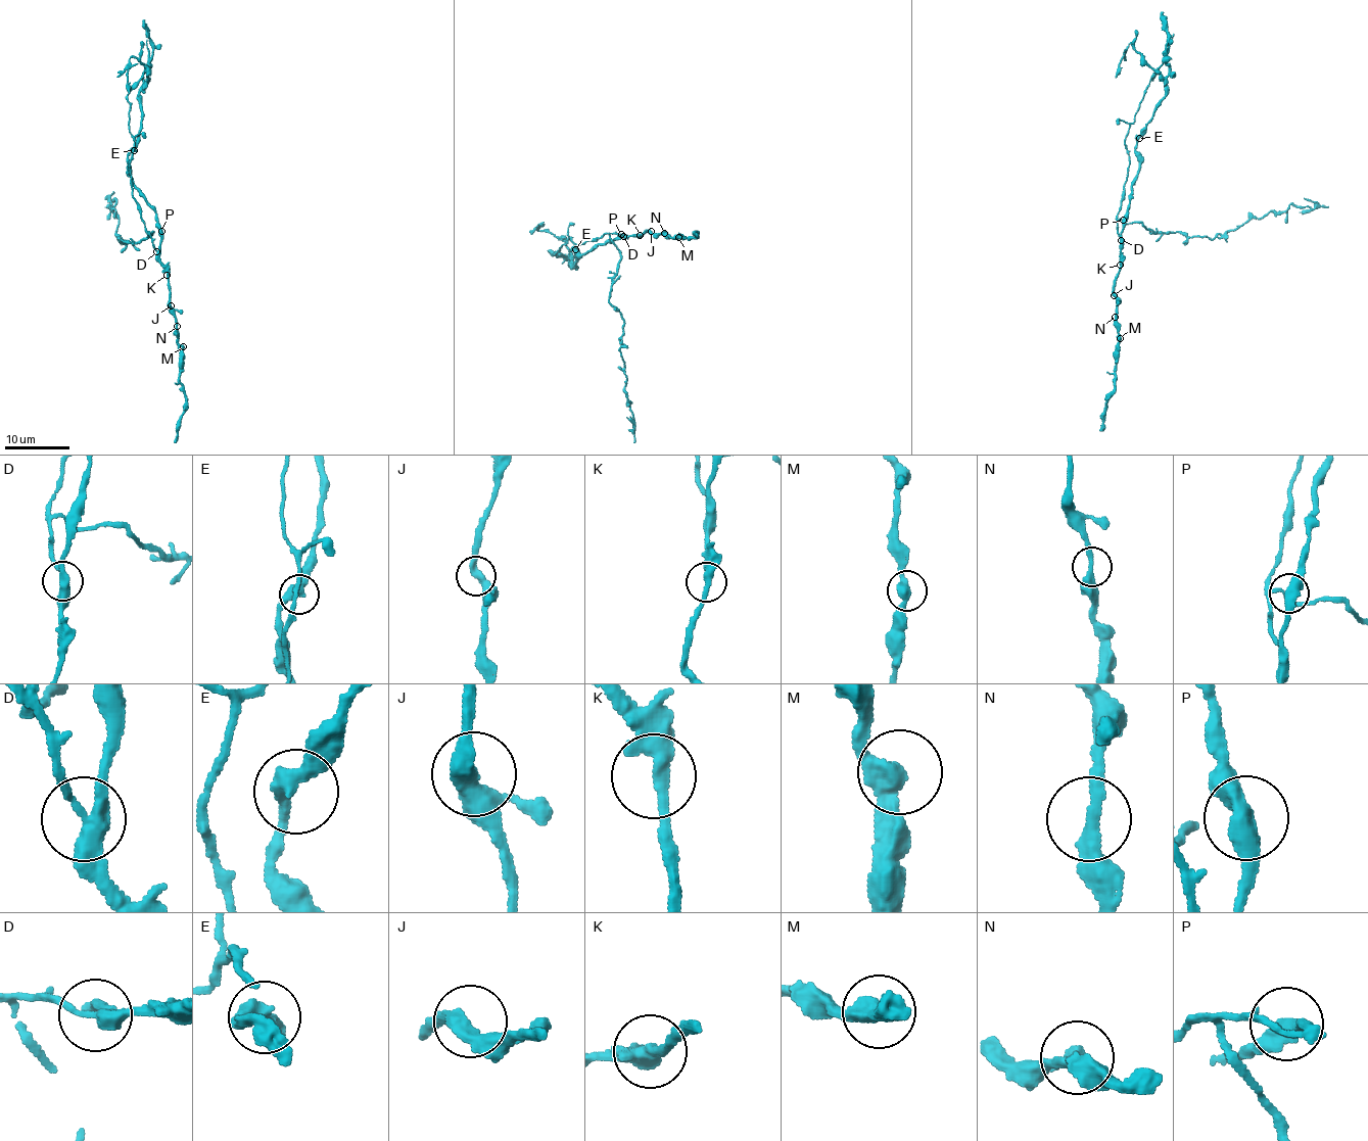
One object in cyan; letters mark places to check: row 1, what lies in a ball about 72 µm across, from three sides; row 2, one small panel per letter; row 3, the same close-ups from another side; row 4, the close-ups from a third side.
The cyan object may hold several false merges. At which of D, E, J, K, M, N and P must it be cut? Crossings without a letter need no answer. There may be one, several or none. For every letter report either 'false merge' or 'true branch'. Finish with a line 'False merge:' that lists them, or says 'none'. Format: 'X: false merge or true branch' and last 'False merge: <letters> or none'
D: false merge
E: true branch
J: true branch
K: true branch
M: true branch
N: true branch
P: true branch
False merge: D

